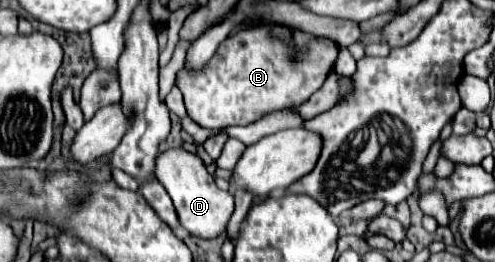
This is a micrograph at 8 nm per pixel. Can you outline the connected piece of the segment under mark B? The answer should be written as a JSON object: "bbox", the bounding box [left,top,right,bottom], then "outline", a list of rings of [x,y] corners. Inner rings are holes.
{"bbox":[177,19,337,129],"outline":[[[259,19],[259,25],[247,27],[225,39],[203,69],[193,71],[183,67],[177,71],[177,87],[185,97],[187,115],[195,123],[209,129],[249,125],[265,113],[305,103],[323,85],[337,59],[337,43],[329,37],[293,29],[293,45],[285,47],[285,43],[271,35],[273,27],[273,21]]]}

